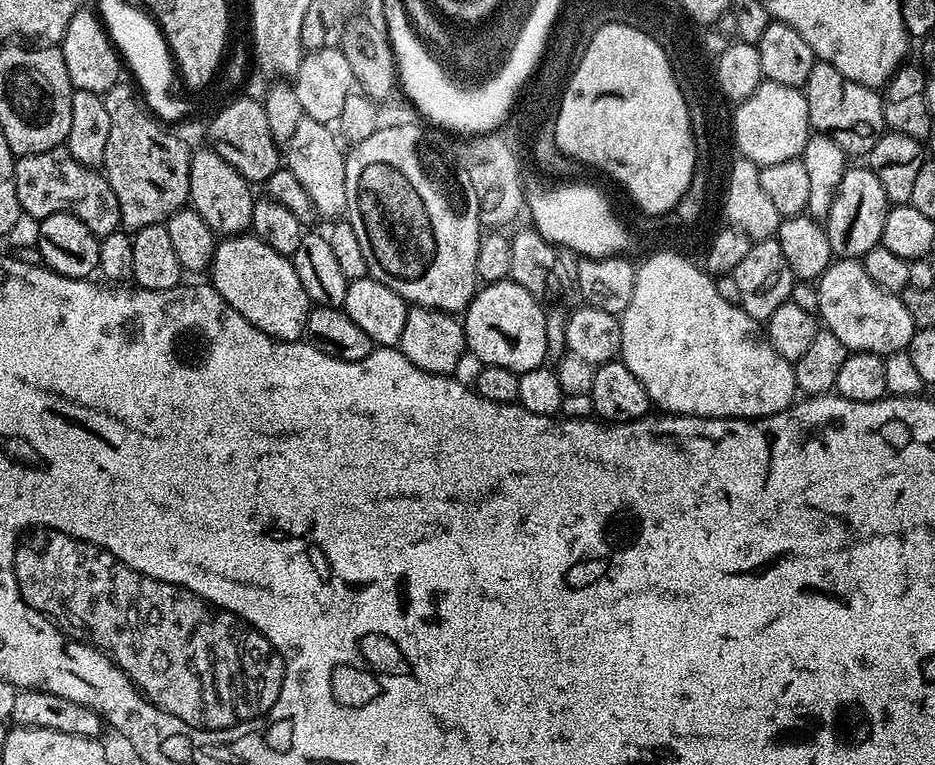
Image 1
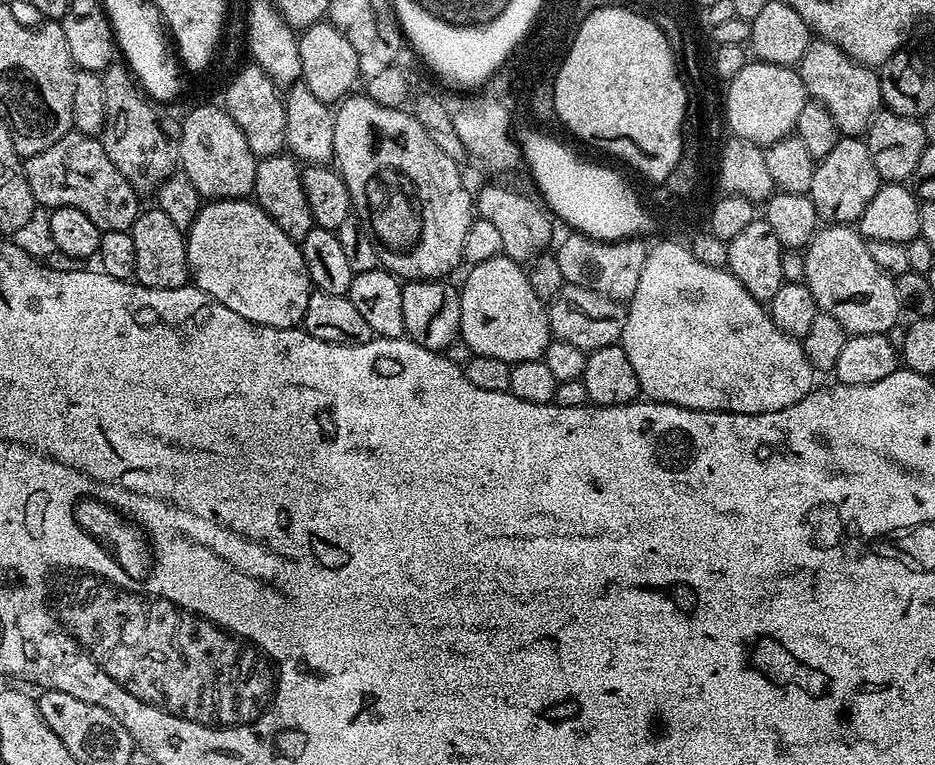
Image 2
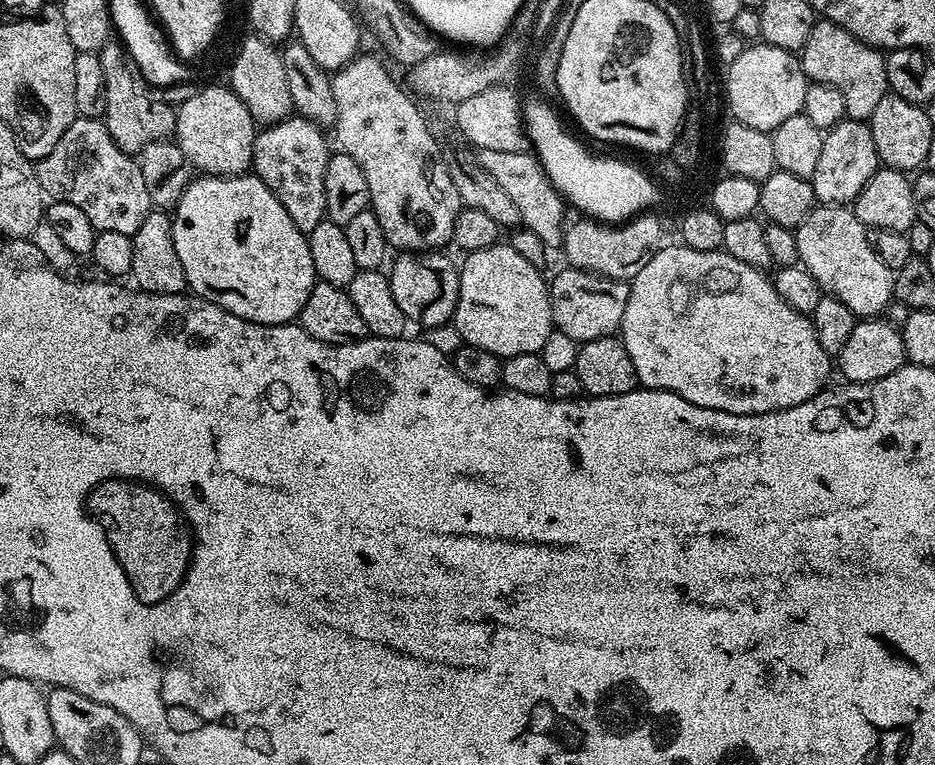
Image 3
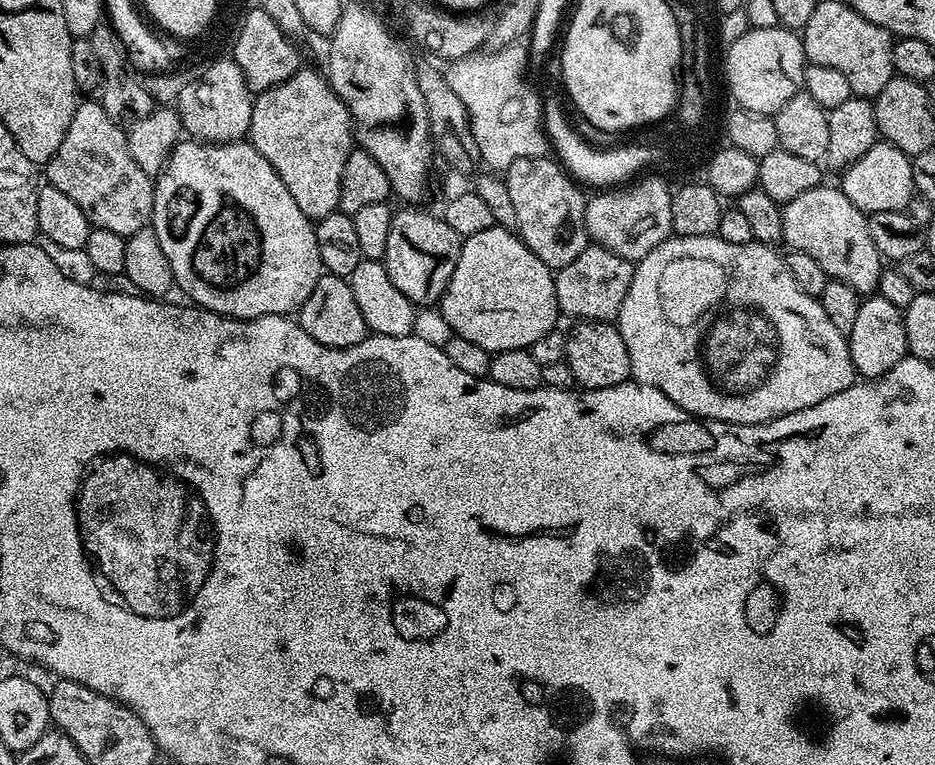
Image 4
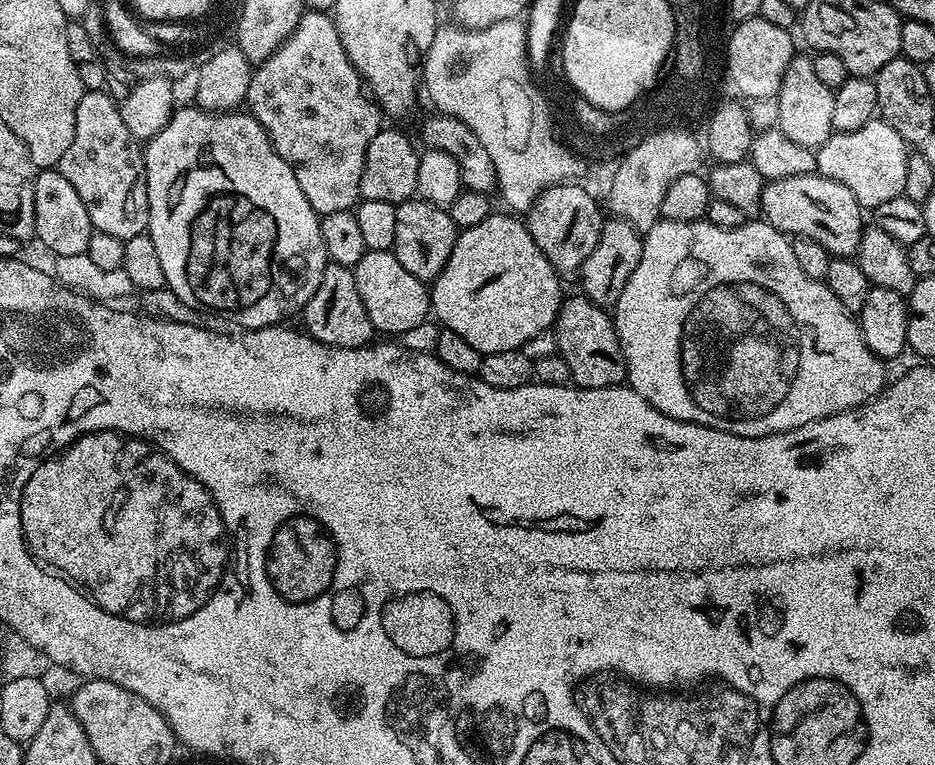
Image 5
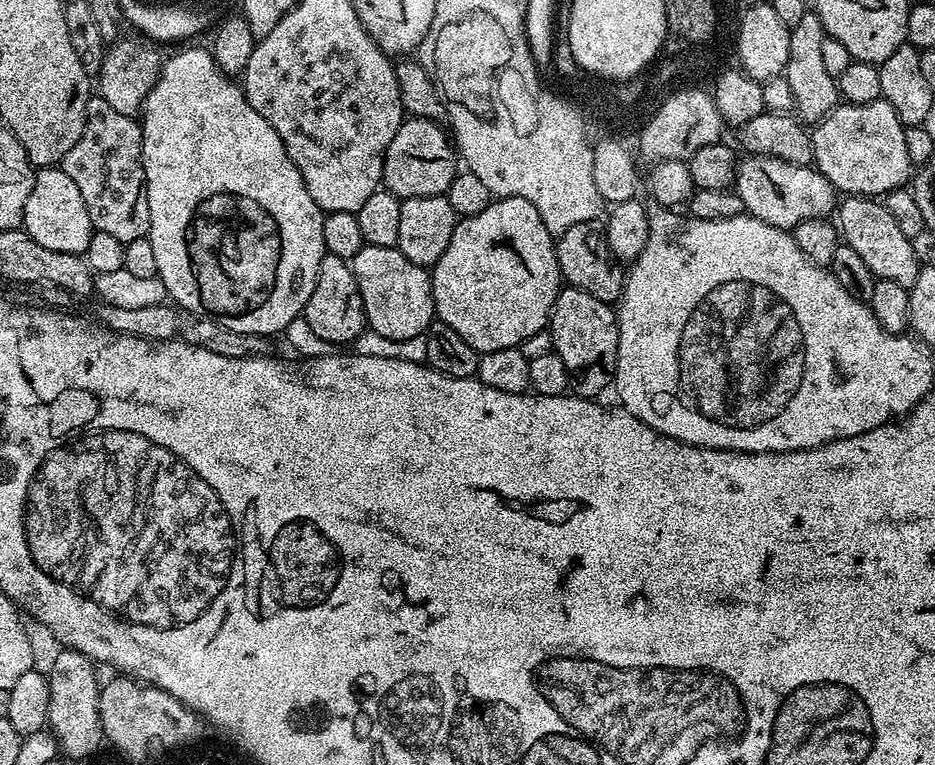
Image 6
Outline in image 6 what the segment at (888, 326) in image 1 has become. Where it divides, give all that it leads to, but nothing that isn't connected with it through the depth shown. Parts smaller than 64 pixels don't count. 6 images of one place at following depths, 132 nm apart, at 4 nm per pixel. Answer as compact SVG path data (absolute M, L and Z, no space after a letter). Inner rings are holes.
M749 155L744 159L739 161L736 170L734 190L742 198L745 213L754 219L791 230L802 220L822 220L837 211L837 190L815 167L791 164L769 156Z

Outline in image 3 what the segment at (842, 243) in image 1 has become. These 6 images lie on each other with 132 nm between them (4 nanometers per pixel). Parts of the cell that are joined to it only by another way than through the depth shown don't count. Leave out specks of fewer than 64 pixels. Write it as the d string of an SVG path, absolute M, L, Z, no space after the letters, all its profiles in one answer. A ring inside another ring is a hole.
M847 118L839 120L824 132L822 155L818 157L818 167L810 178L817 201L824 206L851 205L881 167L878 150L874 150L874 134L870 134L868 123Z

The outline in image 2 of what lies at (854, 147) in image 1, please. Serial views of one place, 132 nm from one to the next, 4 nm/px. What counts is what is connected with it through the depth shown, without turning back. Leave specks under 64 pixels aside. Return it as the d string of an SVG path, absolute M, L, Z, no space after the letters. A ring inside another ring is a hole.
M816 38L806 46L806 54L802 54L798 71L805 93L815 103L830 110L830 118L834 118L838 130L845 137L856 138L867 133L868 125L882 108L880 78L869 65L852 60L830 41Z

